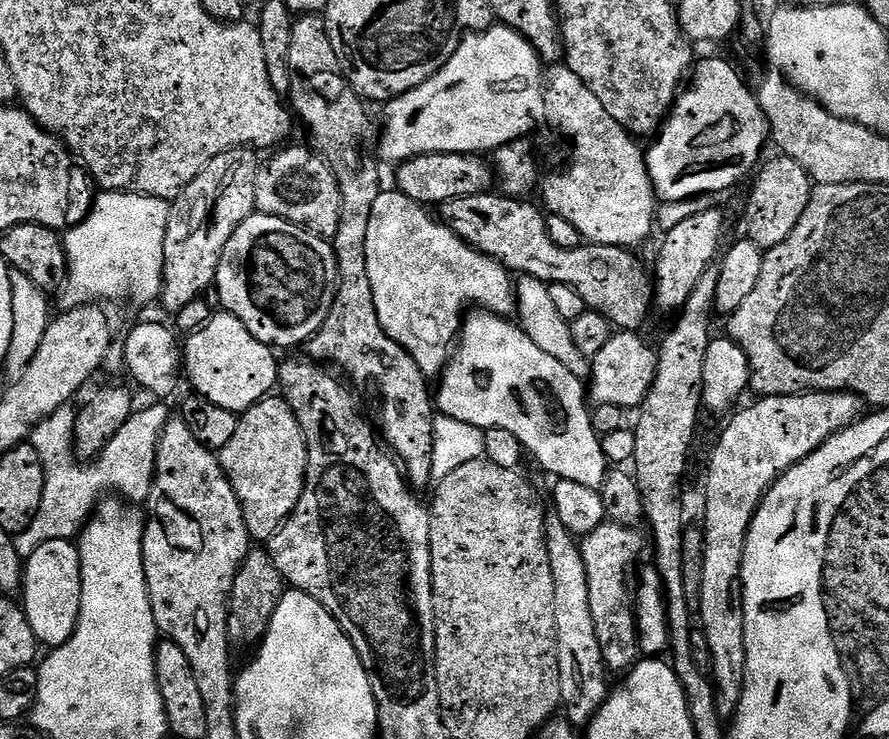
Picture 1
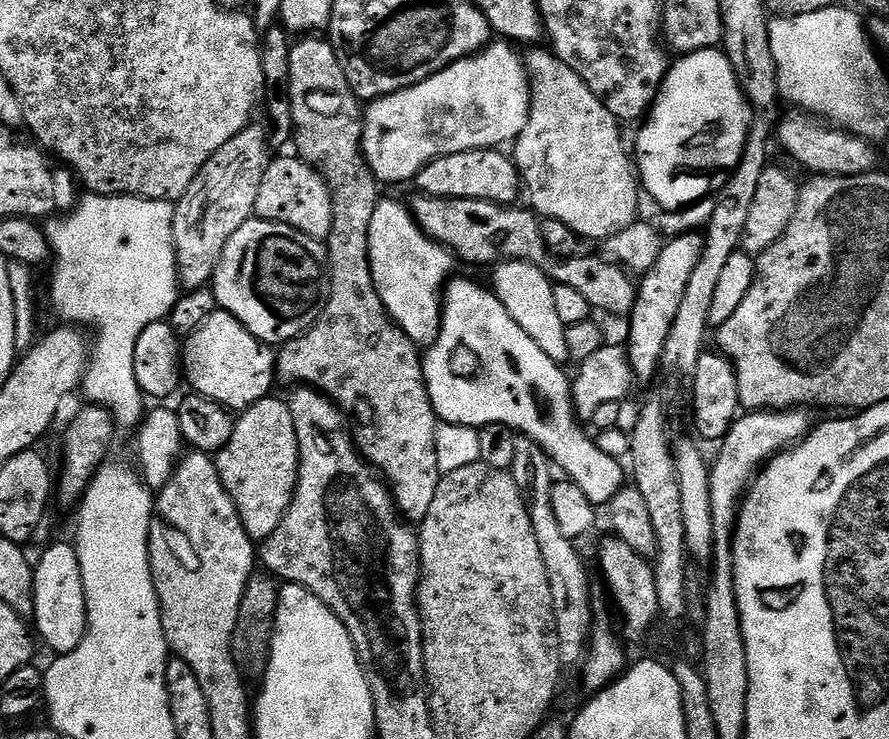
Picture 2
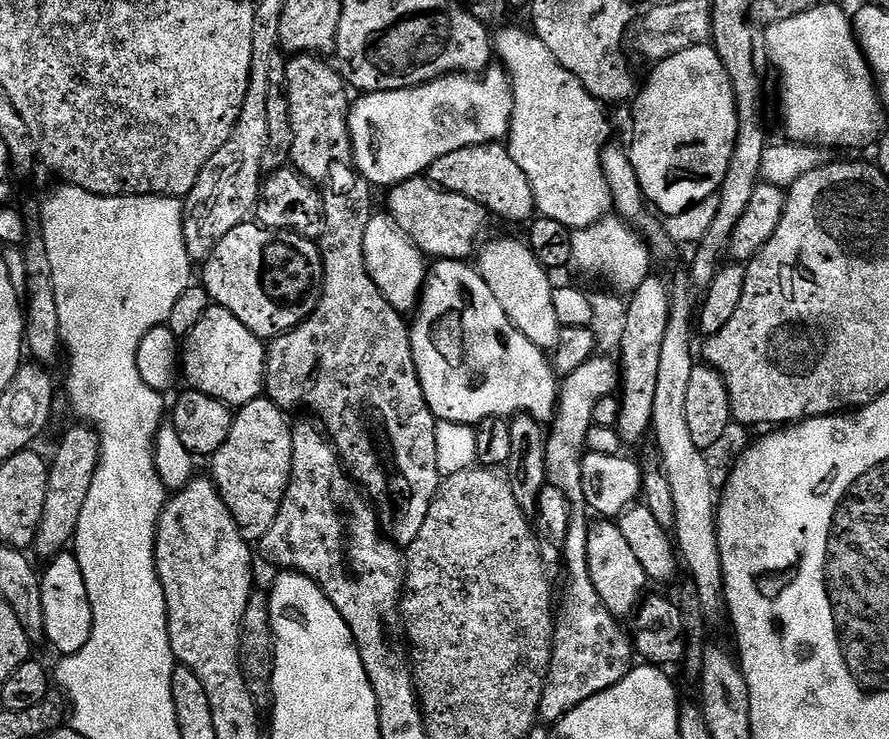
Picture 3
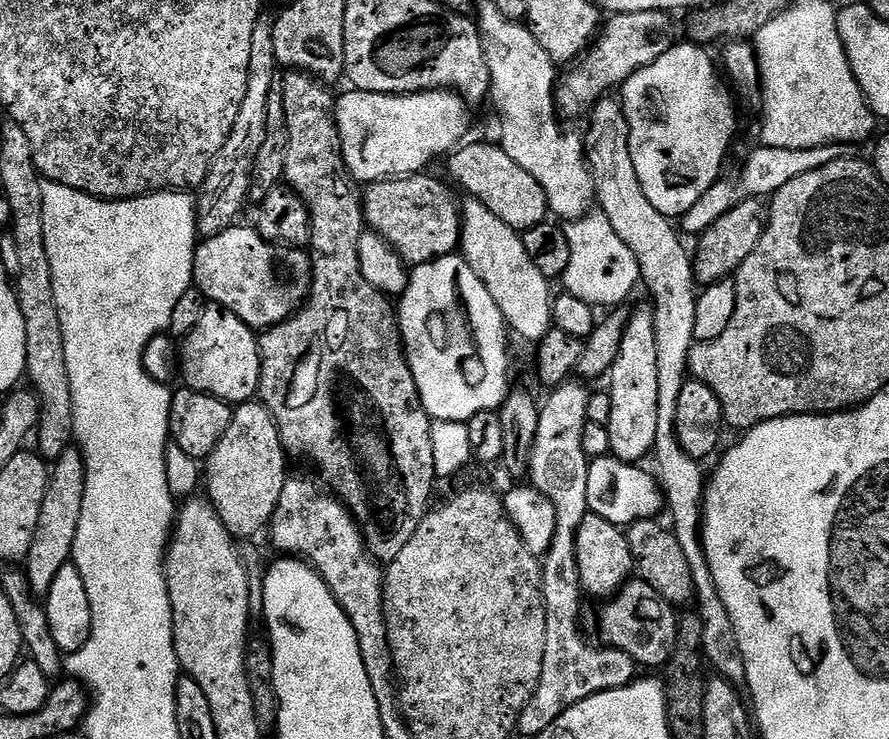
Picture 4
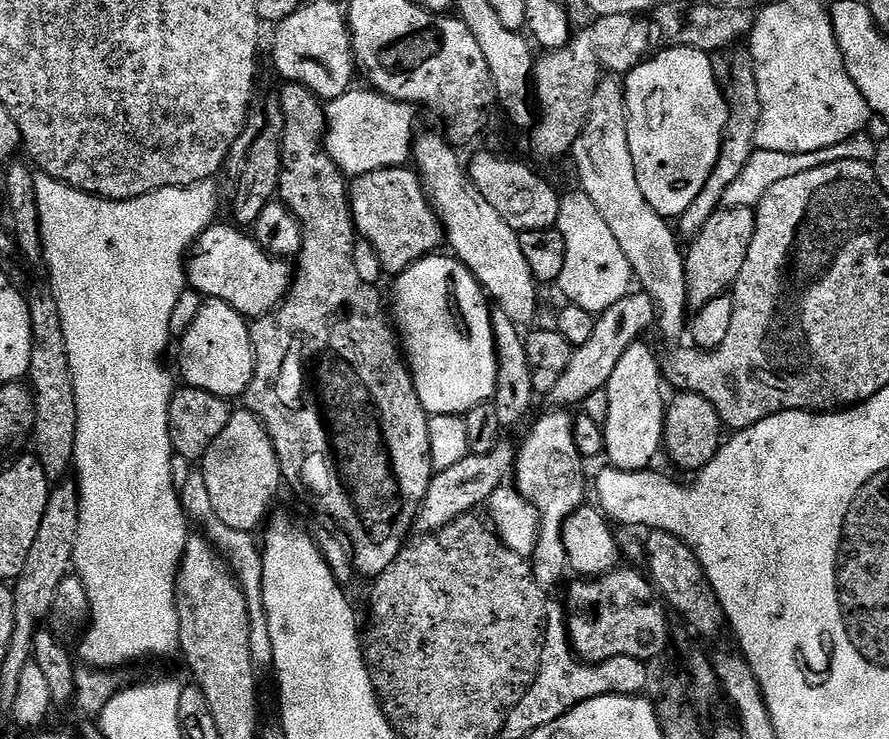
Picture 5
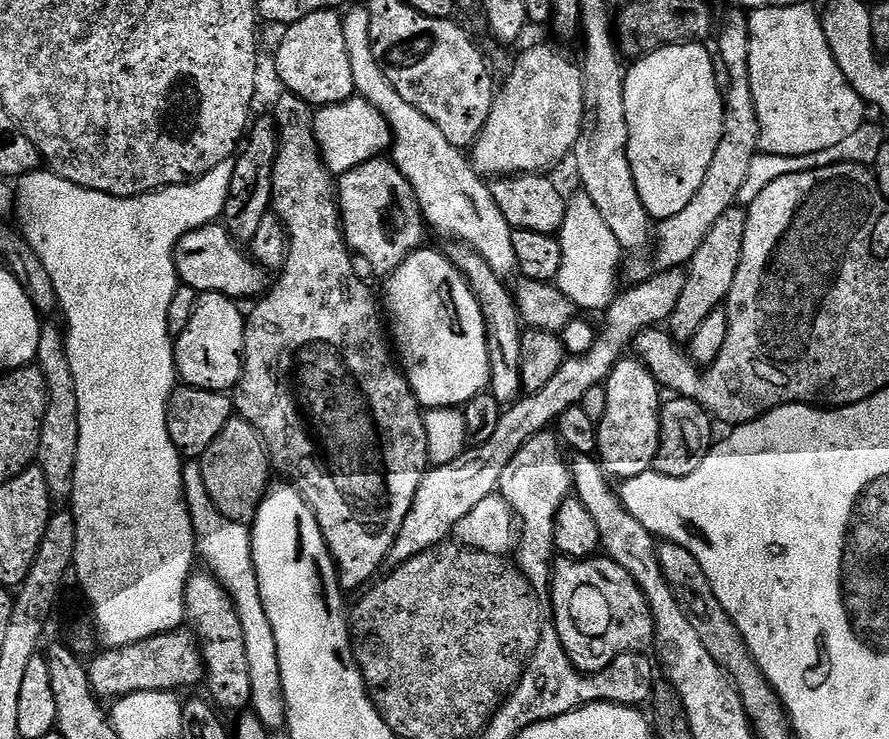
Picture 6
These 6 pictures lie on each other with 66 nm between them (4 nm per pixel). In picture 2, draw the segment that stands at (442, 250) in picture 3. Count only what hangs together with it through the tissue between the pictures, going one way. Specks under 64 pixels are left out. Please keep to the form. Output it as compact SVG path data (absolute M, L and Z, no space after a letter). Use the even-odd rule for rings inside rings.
M416 194L410 203L416 225L431 240L444 245L459 259L461 256L466 263L494 266L505 260L529 260L545 269L556 284L578 290L578 294L582 294L582 298L586 298L586 302L590 302L597 313L609 312L612 316L631 317L638 284L621 265L603 255L577 254L569 260L554 259L546 250L546 242L542 242L541 217L527 207L520 207L495 204L489 200L447 200L423 194Z

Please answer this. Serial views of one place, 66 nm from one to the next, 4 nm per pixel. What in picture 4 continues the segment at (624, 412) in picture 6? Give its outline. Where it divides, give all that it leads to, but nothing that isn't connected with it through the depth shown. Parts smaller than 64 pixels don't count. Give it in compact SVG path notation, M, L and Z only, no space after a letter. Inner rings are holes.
M645 306L640 308L635 313L631 313L628 327L624 329L624 337L622 338L622 346L620 352L616 356L616 361L612 363L612 370L610 373L610 391L612 394L612 405L610 406L610 422L606 425L608 433L610 434L610 446L612 447L611 455L617 460L623 460L625 462L640 462L640 459L644 455L651 453L656 446L656 435L658 434L658 342L654 336L654 318L652 317L653 309Z

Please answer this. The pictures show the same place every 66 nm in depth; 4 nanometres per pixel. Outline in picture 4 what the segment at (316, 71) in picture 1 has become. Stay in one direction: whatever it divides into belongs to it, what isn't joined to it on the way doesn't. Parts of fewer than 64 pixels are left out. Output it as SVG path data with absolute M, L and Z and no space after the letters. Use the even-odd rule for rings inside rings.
M292 70L282 79L282 102L286 110L286 130L288 131L283 183L291 191L297 192L302 197L304 203L308 206L308 213L312 219L312 238L310 241L312 290L309 292L307 300L304 301L304 307L298 309L290 319L267 329L259 337L260 390L258 400L259 403L268 407L274 418L285 453L289 457L309 456L320 467L321 474L332 483L333 489L331 488L331 491L348 507L349 512L356 520L360 533L364 535L364 547L367 548L369 556L381 565L387 566L392 563L394 558L398 558L402 546L406 546L406 542L410 542L414 530L418 530L418 526L424 520L430 505L433 503L432 483L437 483L438 480L434 470L434 442L430 442L433 419L422 406L422 398L418 394L414 374L408 365L408 357L404 355L404 342L400 338L397 309L389 297L385 296L383 292L379 292L374 286L370 286L370 282L366 282L366 278L362 278L362 268L358 266L358 242L361 234L366 230L364 202L357 185L350 179L343 163L341 163L338 137L336 135L336 118L333 112L334 96L331 96L324 88L327 87L321 81L306 72Z

